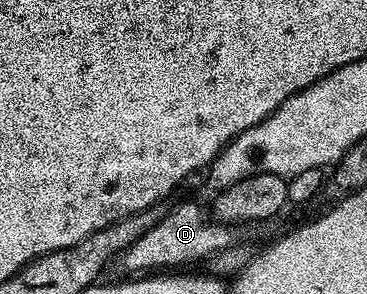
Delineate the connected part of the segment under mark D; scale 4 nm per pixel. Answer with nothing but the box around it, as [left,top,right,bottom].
[120,204,235,274]

